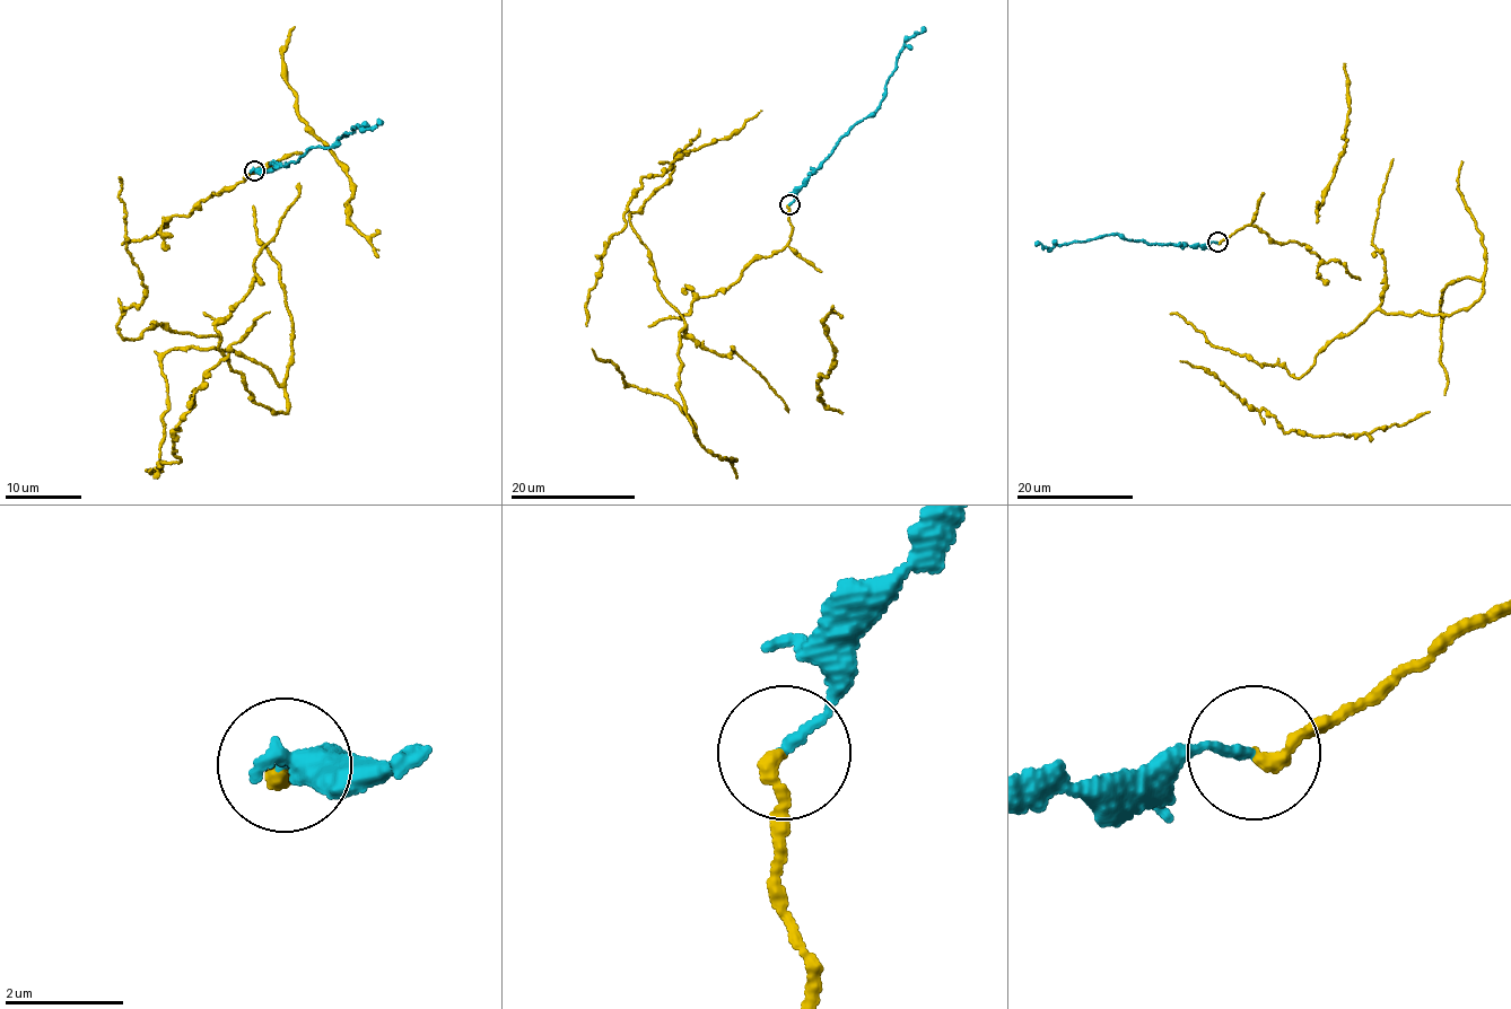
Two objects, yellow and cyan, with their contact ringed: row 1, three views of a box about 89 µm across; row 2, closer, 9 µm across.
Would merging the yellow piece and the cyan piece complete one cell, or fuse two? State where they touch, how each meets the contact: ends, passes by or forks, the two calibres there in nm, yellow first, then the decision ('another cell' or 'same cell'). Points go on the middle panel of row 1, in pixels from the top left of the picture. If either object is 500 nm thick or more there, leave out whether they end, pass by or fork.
place (789, 204); yellow ends; cyan ends; calibres 240 and 150 nm; same cell

